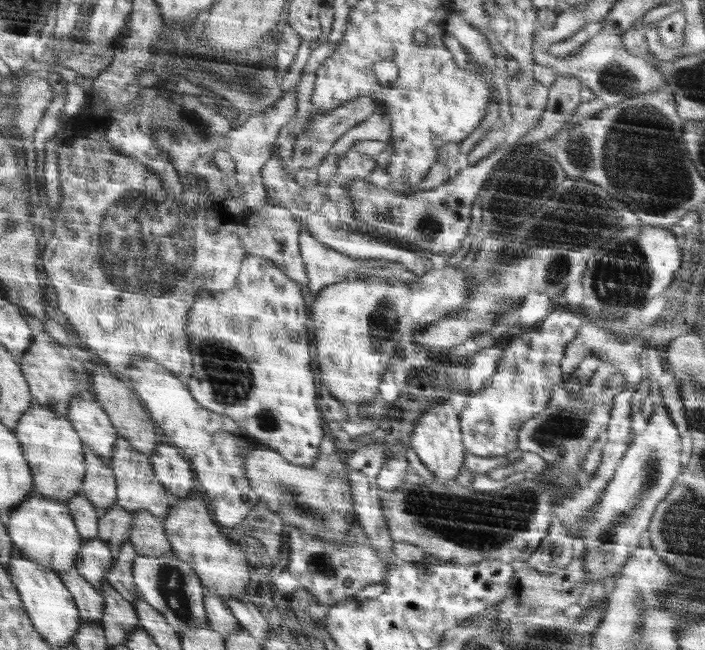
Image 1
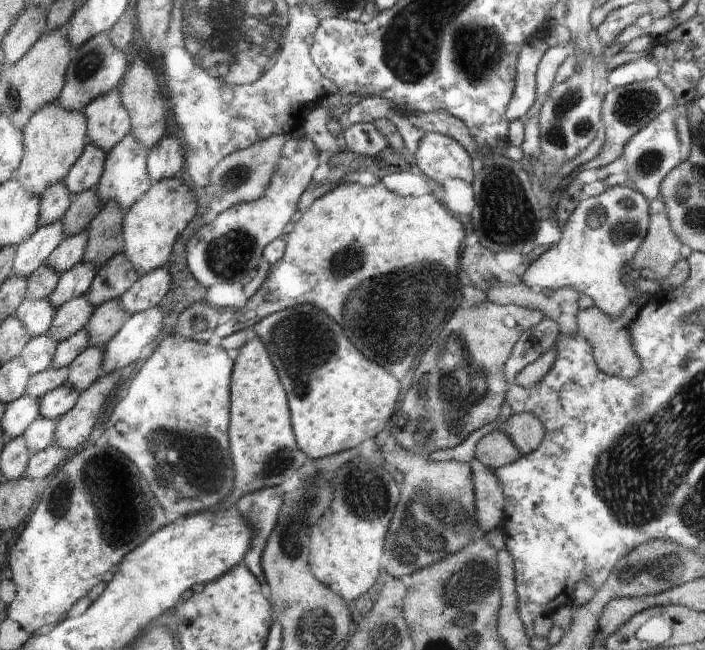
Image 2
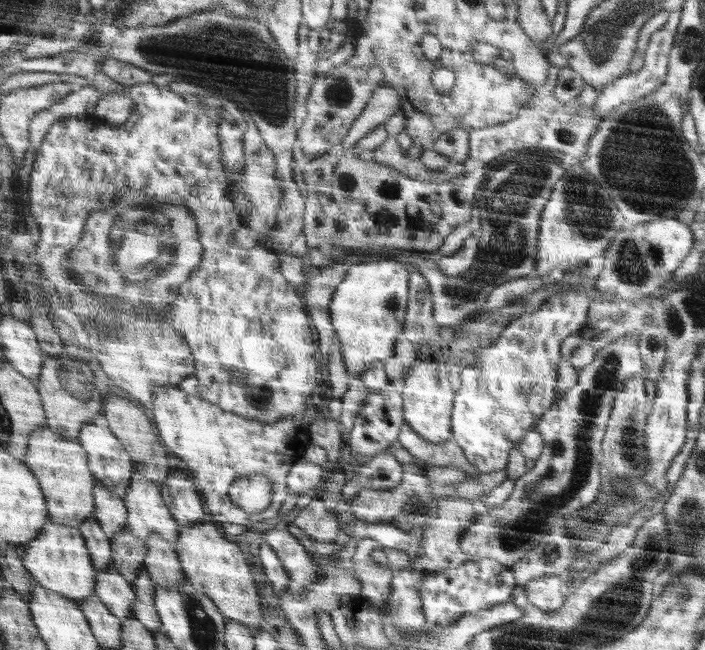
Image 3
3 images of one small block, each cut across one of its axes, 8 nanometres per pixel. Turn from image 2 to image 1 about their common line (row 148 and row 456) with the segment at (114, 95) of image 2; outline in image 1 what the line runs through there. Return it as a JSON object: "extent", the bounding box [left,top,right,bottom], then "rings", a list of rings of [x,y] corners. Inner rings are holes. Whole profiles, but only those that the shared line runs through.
{"extent":[67,397,120,469],"rings":[[[74,397],[67,416],[75,424],[85,444],[98,451],[113,469],[113,456],[120,434],[102,402]]]}

